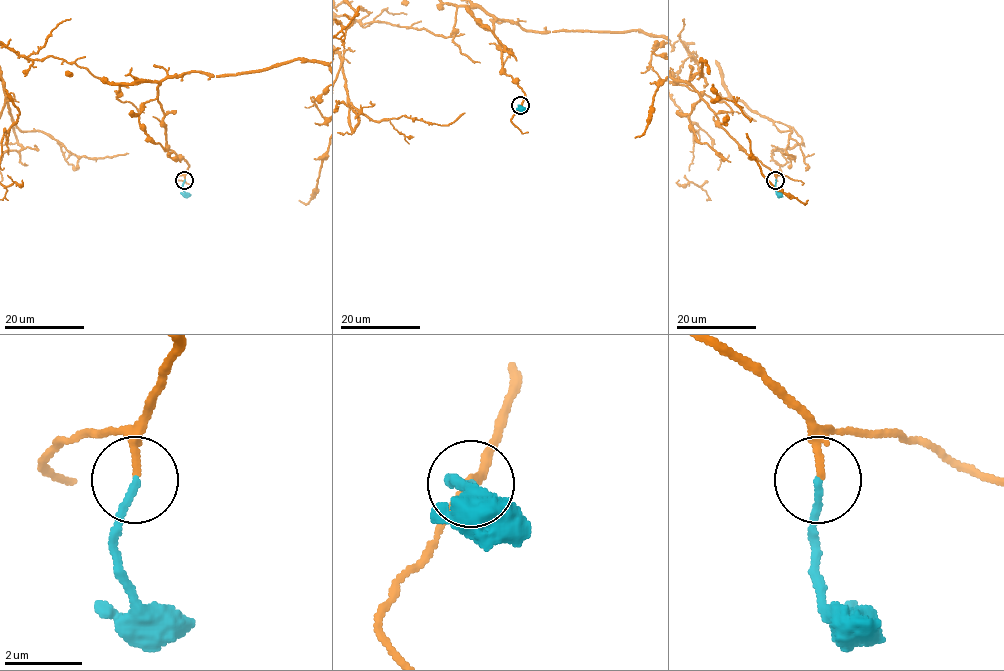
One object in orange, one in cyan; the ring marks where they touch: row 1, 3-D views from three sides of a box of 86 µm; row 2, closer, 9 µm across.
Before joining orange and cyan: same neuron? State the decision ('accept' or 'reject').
accept

